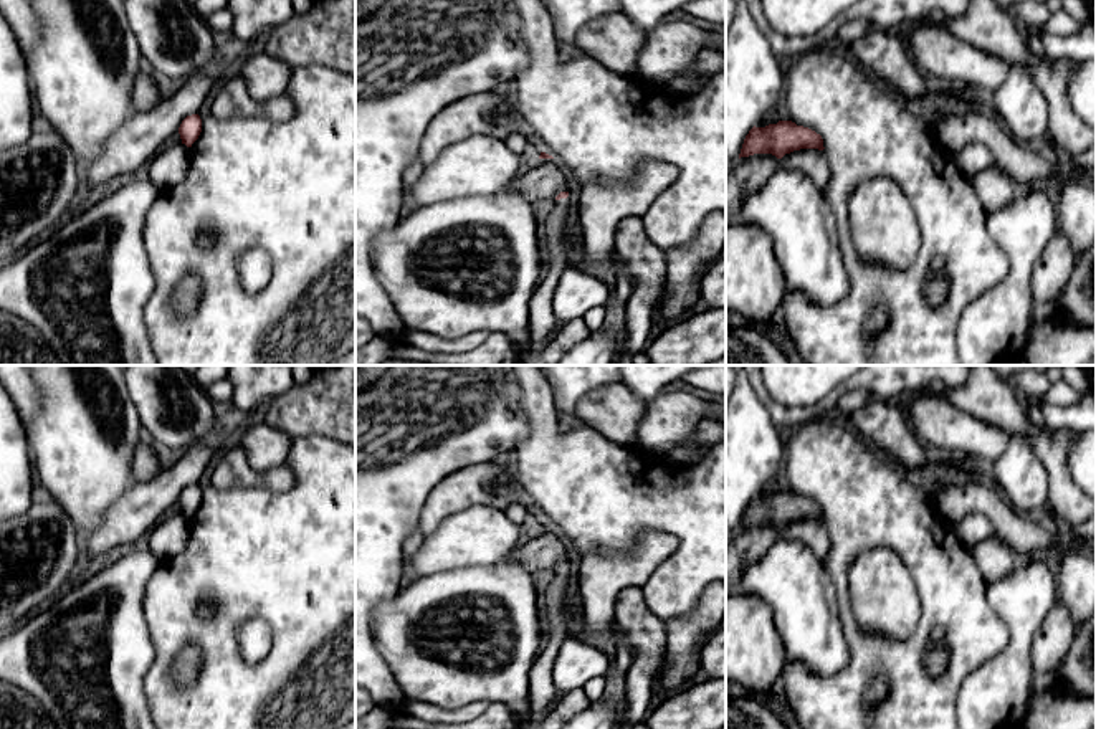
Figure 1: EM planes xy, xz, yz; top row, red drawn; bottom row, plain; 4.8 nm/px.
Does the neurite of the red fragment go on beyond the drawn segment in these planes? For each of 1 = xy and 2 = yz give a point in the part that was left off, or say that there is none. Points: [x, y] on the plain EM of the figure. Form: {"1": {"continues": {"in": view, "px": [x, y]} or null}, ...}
{"1": {"continues": null}, "2": {"continues": null}}

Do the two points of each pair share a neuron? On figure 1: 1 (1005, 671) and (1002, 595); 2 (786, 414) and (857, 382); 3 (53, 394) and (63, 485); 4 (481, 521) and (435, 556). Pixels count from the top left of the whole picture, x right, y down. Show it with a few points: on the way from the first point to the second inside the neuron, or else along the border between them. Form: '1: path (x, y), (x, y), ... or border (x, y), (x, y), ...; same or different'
1: path (1017, 653), (1017, 614); same
2: path (804, 414), (822, 409), (838, 392); same
3: path (63, 417), (63, 462); same
4: path (470, 533), (462, 541), (447, 547); same

